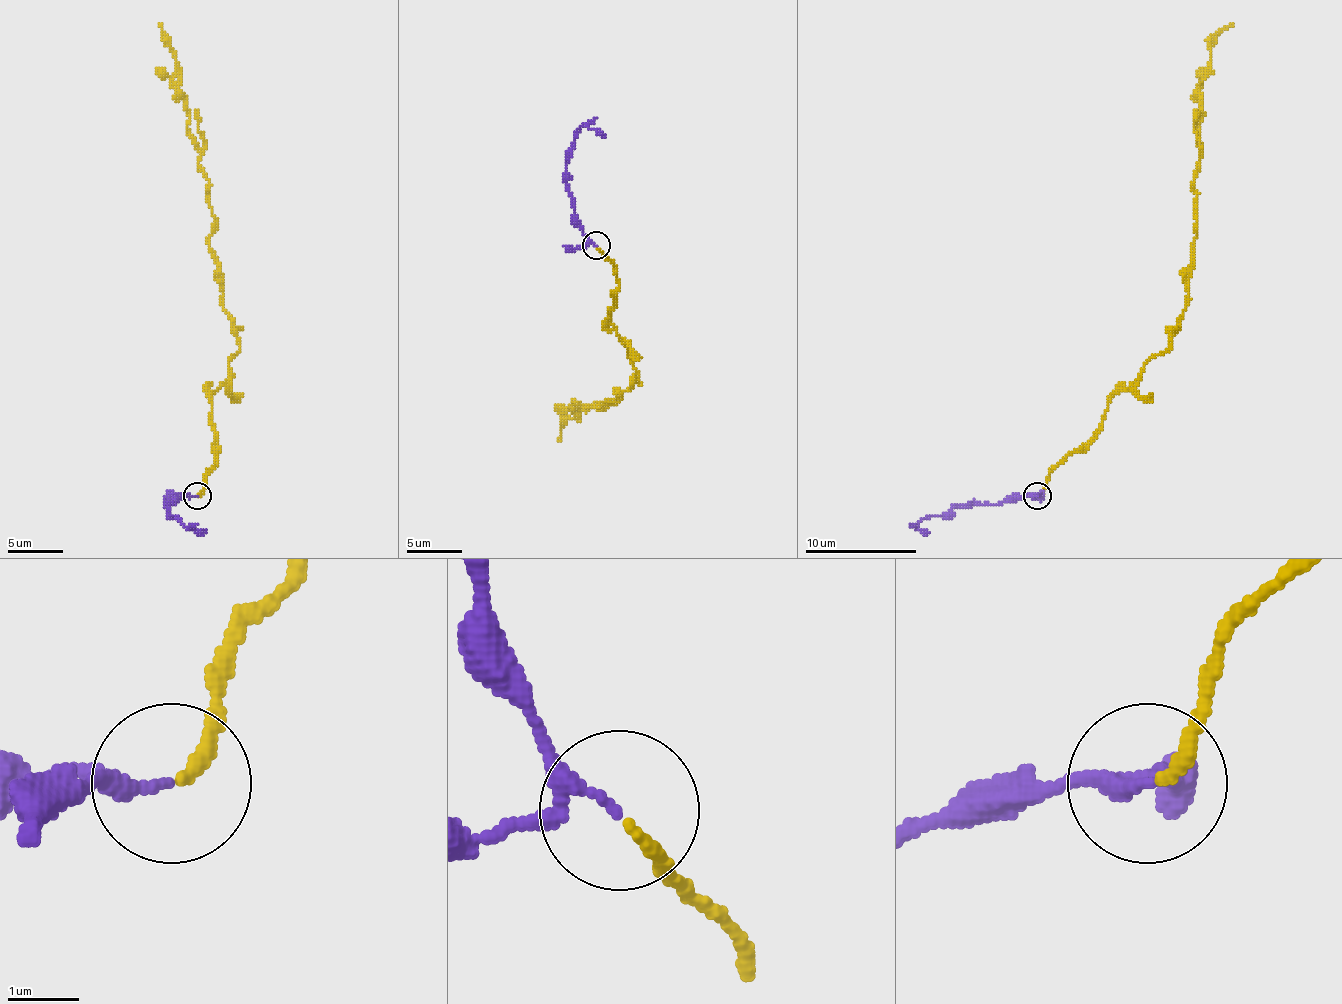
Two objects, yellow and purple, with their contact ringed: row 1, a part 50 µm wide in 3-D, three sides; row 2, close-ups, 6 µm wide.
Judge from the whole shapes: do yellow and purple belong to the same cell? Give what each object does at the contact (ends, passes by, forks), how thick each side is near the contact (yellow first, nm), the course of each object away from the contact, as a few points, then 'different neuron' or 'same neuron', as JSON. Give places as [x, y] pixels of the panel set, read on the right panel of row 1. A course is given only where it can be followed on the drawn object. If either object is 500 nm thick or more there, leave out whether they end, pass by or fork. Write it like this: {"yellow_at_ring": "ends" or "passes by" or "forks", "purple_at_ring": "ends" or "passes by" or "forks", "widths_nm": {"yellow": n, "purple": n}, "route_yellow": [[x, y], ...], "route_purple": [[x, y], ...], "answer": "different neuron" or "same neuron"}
{"yellow_at_ring": "ends", "purple_at_ring": "passes by", "widths_nm": {"yellow": 200, "purple": 140}, "route_yellow": [[1038, 496], [1099, 427], [1113, 393], [1169, 346], [1185, 307], [1199, 82], [1210, 43], [1233, 23]], "route_purple": [[1038, 496], [1024, 496], [996, 505], [954, 505], [943, 516], [927, 516], [918, 524], [929, 532]], "answer": "same neuron"}

